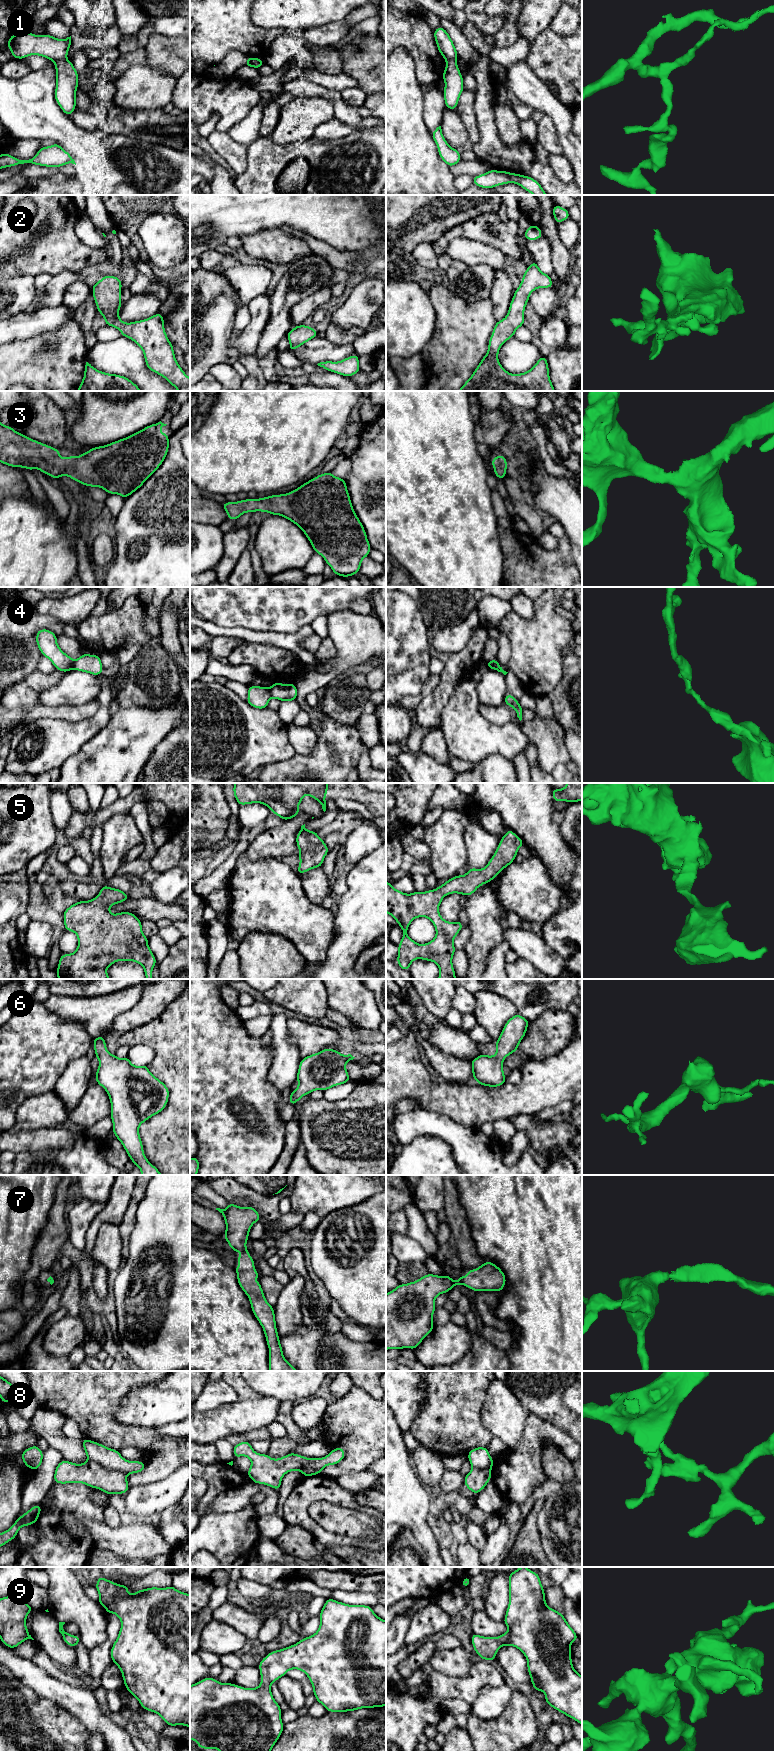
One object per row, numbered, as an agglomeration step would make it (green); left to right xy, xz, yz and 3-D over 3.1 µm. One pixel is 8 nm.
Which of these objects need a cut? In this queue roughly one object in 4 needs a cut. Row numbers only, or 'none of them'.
1, 4, 8

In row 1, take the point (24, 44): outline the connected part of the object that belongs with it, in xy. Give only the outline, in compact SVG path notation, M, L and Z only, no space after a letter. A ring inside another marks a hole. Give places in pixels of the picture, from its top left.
M21 32L10 36L7 47L16 59L38 55L55 62L67 58L71 43L71 36L57 39L48 34L37 36L31 32Z

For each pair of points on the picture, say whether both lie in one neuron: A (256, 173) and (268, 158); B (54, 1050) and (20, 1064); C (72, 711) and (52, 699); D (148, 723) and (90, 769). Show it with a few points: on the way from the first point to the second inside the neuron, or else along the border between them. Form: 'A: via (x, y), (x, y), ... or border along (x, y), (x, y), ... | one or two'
A: via (260, 169), (265, 162) | one
B: via (46, 1050), (34, 1050), (28, 1056) | one
C: border along (39, 699), (41, 703), (49, 706), (85, 703) | two
D: via (132, 734), (127, 739), (112, 741), (100, 753) | one

